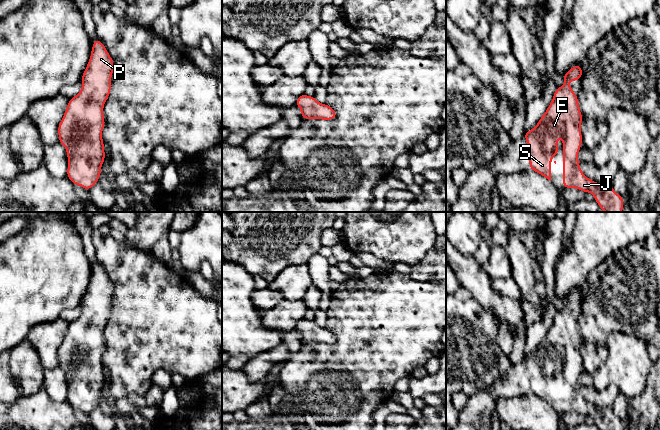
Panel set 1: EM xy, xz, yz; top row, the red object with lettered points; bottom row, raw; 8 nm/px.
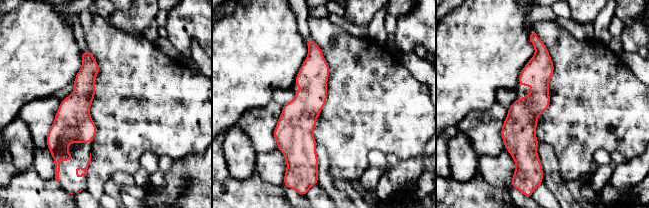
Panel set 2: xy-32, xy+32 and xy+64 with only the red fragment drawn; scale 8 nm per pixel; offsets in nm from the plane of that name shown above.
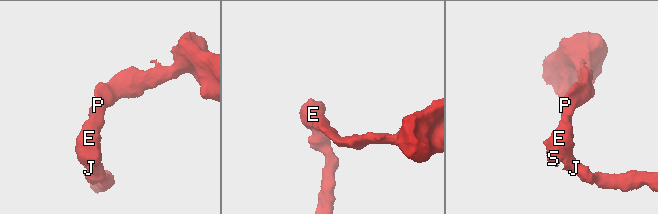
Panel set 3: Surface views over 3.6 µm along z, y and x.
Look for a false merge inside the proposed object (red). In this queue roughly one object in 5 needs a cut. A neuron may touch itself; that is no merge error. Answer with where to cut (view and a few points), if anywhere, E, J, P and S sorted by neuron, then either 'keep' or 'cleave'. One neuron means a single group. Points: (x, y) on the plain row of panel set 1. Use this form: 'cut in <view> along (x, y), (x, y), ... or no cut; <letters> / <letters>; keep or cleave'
no cut; E J P S; keep

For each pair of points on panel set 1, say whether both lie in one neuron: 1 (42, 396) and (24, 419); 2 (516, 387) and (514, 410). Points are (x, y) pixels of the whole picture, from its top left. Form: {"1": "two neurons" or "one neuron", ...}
{"1": "one neuron", "2": "two neurons"}

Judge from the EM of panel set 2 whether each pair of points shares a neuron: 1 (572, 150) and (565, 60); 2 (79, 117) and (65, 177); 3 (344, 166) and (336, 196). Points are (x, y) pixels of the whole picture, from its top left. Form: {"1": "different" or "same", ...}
{"1": "same", "2": "same", "3": "different"}

